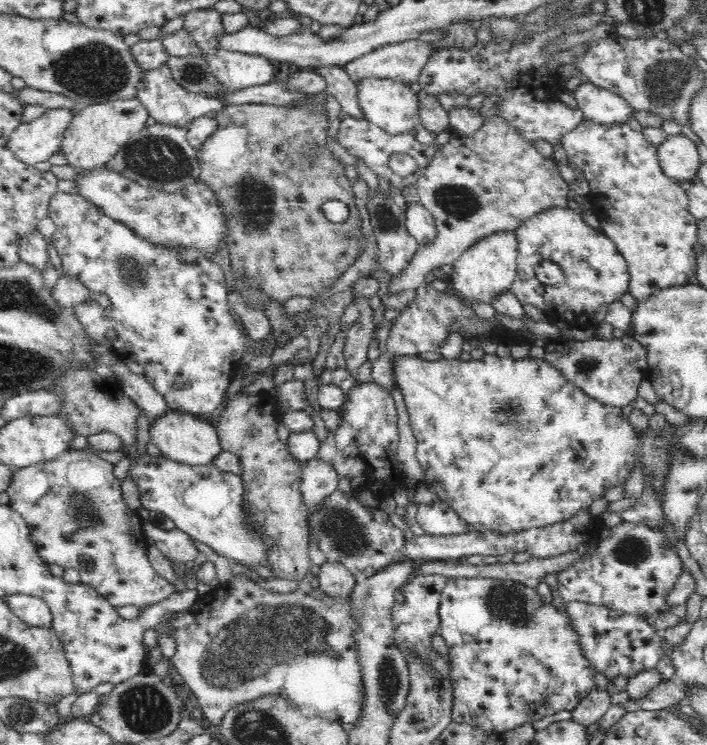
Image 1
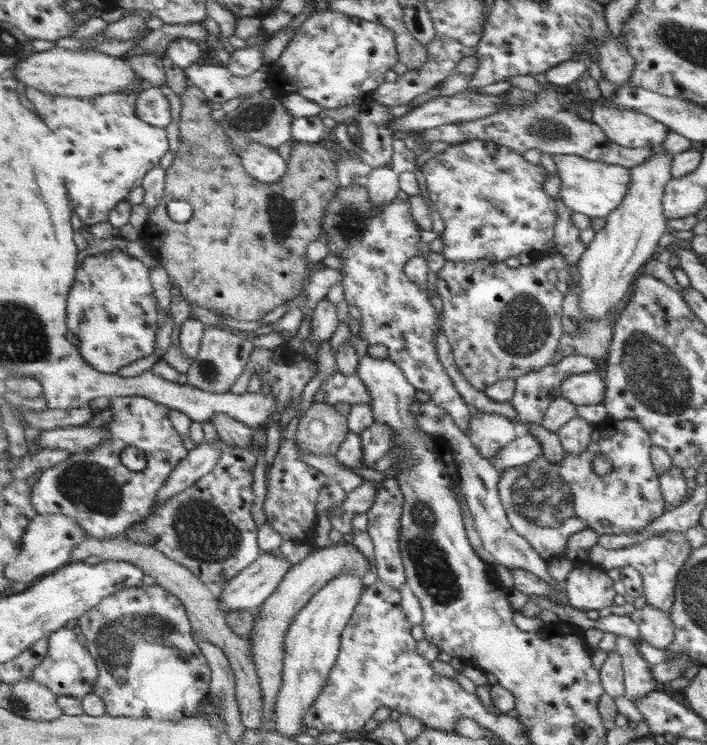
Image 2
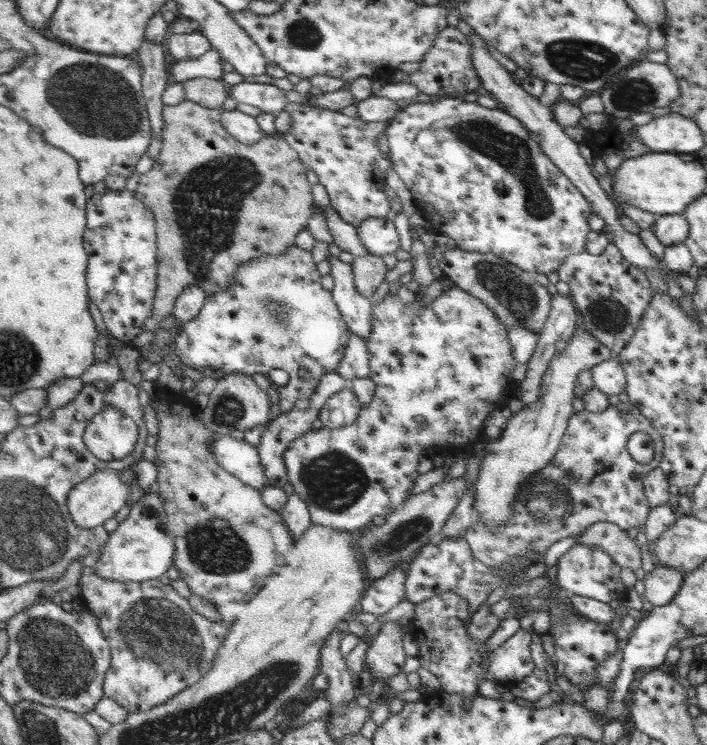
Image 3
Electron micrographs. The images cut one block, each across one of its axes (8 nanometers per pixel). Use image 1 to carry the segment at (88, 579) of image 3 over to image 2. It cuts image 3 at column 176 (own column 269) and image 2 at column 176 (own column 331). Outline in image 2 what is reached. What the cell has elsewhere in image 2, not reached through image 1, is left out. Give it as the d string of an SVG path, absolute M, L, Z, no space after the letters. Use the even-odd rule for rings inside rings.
M153 584L153 586L137 586L137 588L131 588L131 590L123 590L119 594L113 594L111 598L105 598L99 606L91 608L83 618L79 618L79 624L81 624L83 636L87 638L89 650L93 652L95 660L99 662L101 676L99 676L99 682L95 686L95 694L99 694L105 700L107 714L121 716L121 718L155 718L155 720L173 720L173 722L179 722L179 720L187 718L189 714L195 714L199 710L203 698L209 694L211 682L213 682L211 664L209 664L203 648L199 646L197 638L195 638L195 630L193 630L193 624L191 624L191 616L187 616L187 608L185 608L183 600L177 594L173 594L171 590L167 590L163 586L157 586L157 584Z

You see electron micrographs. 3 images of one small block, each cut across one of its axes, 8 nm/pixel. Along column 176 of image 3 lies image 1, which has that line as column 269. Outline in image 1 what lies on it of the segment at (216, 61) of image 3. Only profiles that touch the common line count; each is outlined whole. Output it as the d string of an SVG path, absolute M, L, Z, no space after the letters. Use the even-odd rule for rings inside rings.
M220 50L216 56L206 56L212 76L228 90L242 92L252 86L264 86L274 80L276 72L268 58L260 54L242 54L236 50Z

